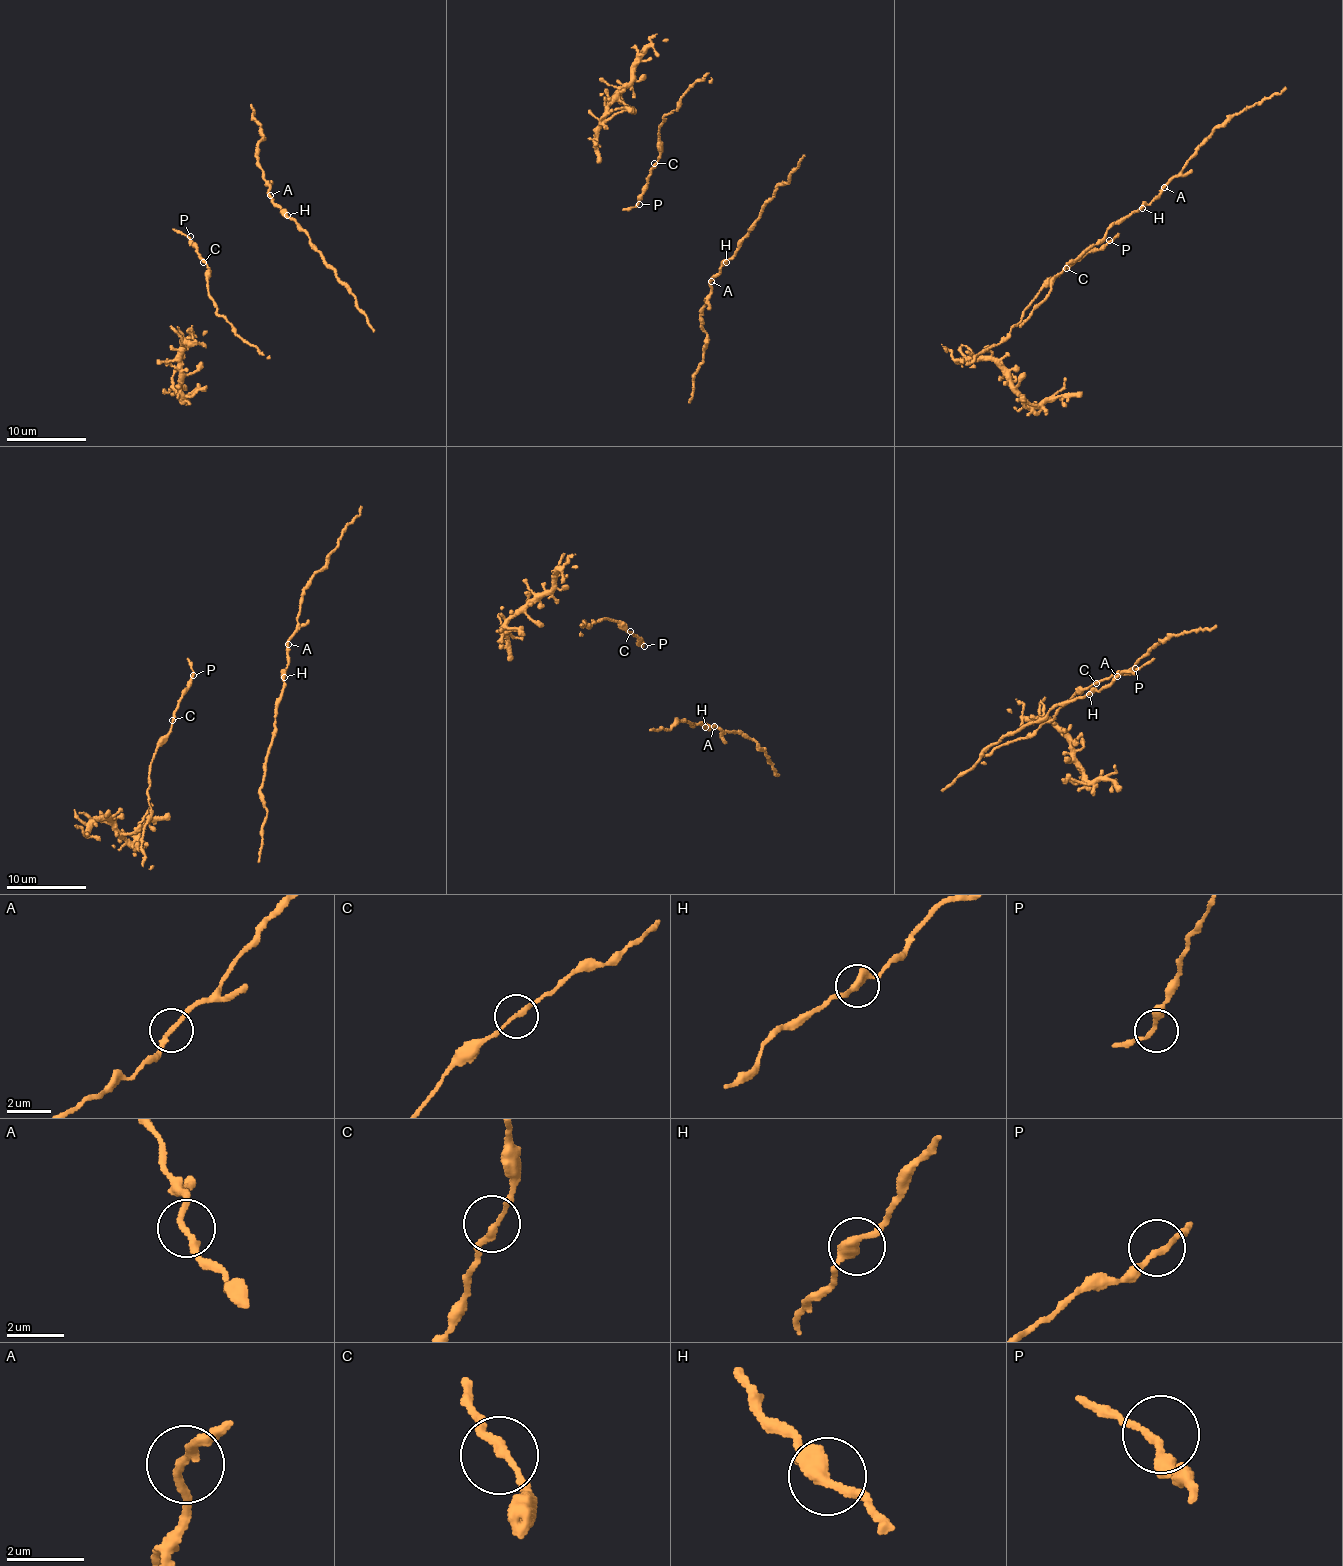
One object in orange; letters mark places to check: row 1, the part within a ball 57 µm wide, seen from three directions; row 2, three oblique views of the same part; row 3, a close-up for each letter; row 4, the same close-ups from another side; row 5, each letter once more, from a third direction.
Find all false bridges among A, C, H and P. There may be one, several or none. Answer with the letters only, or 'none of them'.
A

